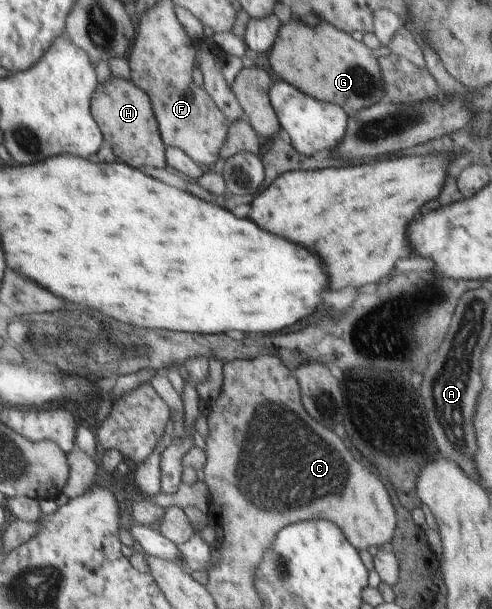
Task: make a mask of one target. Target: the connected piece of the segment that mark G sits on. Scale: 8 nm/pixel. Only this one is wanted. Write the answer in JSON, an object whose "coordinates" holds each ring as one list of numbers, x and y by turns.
{"coordinates":[[316,17,308,24,304,24,299,18,290,20,288,24,282,24,277,31,276,43,270,50,269,62,272,72,282,81,318,101,340,105,348,115,357,114,362,108,367,108,371,104,389,100,382,87,380,65,370,50,362,42,354,40,352,36,344,34]]}

